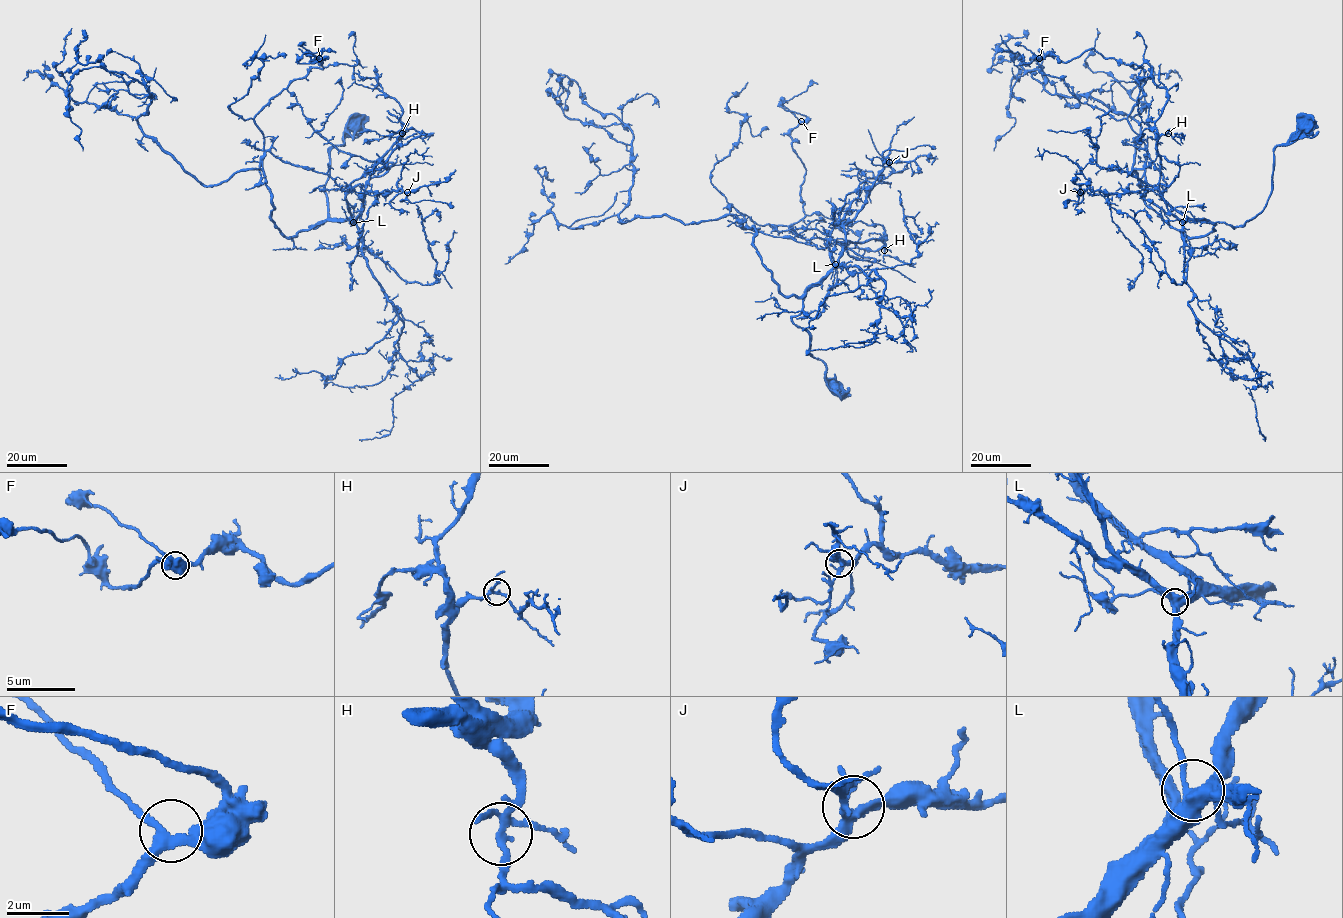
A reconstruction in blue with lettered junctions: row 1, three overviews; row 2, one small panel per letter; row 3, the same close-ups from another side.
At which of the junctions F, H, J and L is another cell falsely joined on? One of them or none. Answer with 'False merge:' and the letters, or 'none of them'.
False merge: none of them

